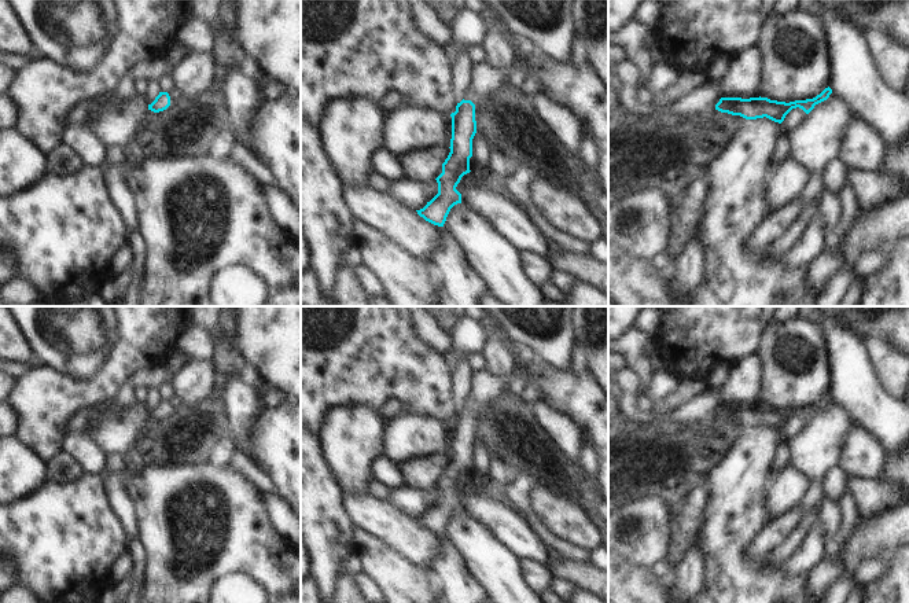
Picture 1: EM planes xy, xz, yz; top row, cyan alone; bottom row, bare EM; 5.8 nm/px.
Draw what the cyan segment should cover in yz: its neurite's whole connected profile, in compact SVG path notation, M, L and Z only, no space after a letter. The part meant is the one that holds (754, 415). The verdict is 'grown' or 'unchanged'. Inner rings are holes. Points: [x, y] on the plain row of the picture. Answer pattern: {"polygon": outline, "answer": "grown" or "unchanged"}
{"polygon": "M828 394L820 402L813 407L806 408L795 408L795 409L777 409L770 408L768 405L721 405L720 409L715 412L715 418L721 420L728 420L732 423L740 423L746 427L757 427L757 426L769 426L774 430L781 431L785 423L792 416L802 416L806 422L809 422L816 412L827 408L832 397Z", "answer": "unchanged"}

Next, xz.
{"polygon": "M472 371L470 394L457 411L452 424L450 460L442 471L442 481L435 486L438 501L427 512L416 518L426 529L444 534L450 516L461 511L461 501L456 497L461 485L470 481L472 446L476 441L476 411L492 402L508 386L515 371L496 376L486 371Z", "answer": "grown"}

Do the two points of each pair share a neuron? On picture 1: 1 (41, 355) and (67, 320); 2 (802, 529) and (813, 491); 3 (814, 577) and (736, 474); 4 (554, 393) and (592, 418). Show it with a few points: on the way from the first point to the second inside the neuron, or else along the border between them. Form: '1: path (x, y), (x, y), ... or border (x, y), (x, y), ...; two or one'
1: path (50, 346), (67, 328); one
2: border (820, 500), (805, 515); two
3: border (805, 573), (808, 588); two
4: path (563, 393), (567, 393), (582, 408); one

